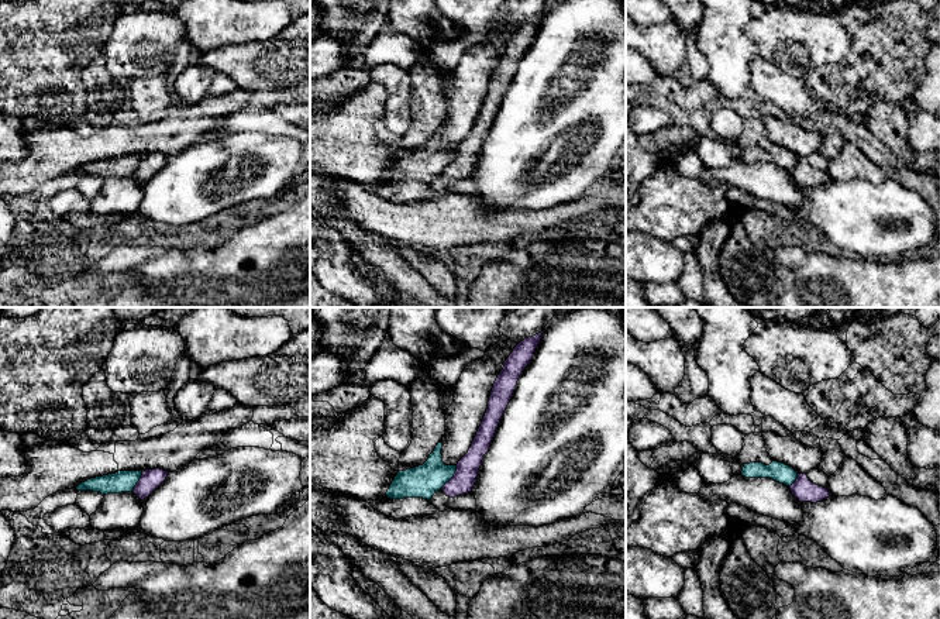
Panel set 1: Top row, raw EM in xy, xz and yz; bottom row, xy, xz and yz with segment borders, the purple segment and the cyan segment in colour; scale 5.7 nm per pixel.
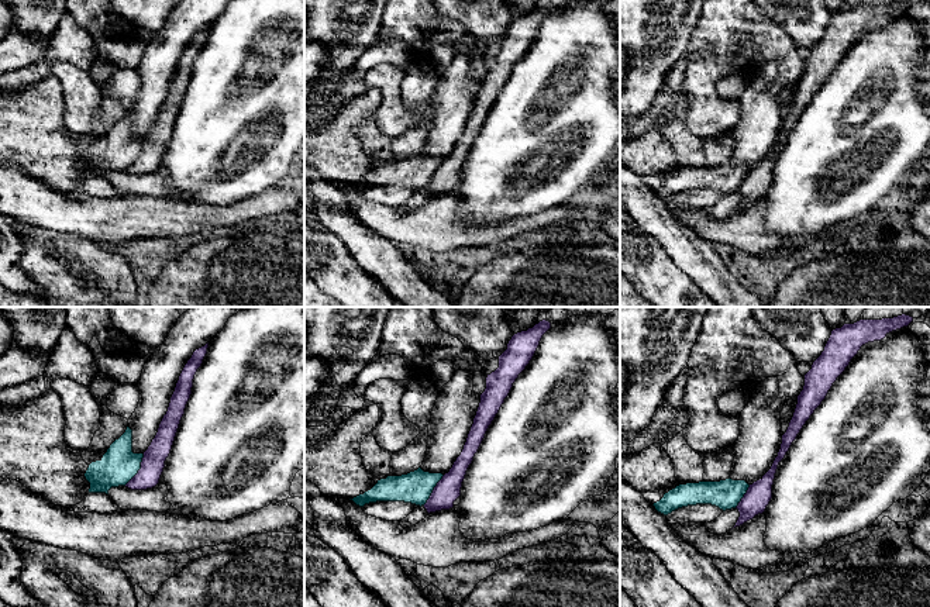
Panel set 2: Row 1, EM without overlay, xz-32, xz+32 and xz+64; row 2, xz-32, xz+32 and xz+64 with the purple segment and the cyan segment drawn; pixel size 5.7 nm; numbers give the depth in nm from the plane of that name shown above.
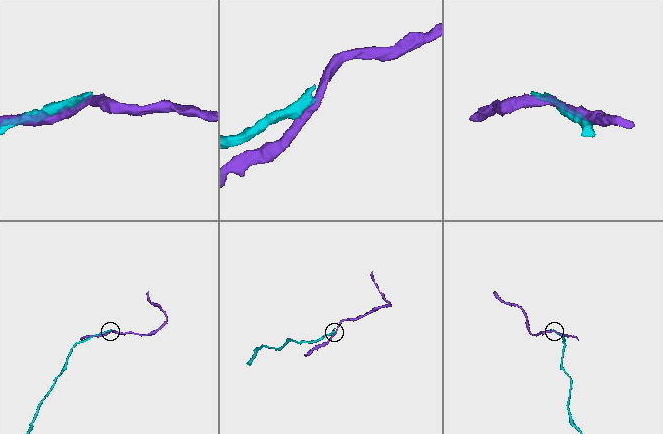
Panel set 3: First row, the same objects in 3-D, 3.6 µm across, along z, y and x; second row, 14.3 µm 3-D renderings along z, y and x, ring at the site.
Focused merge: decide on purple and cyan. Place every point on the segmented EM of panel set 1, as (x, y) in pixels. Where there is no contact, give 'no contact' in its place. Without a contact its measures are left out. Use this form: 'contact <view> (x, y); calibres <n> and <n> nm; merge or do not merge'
contact xz (451, 478); calibres 130 and 190 nm; do not merge

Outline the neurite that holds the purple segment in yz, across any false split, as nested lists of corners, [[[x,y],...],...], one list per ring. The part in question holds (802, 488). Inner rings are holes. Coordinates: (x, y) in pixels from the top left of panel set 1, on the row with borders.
[[[798,474],[796,481],[789,486],[792,495],[799,499],[799,502],[822,502],[831,494],[824,486],[813,484],[806,474]]]

